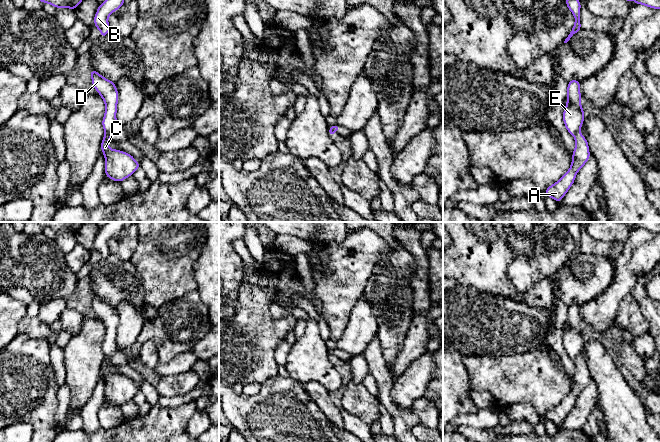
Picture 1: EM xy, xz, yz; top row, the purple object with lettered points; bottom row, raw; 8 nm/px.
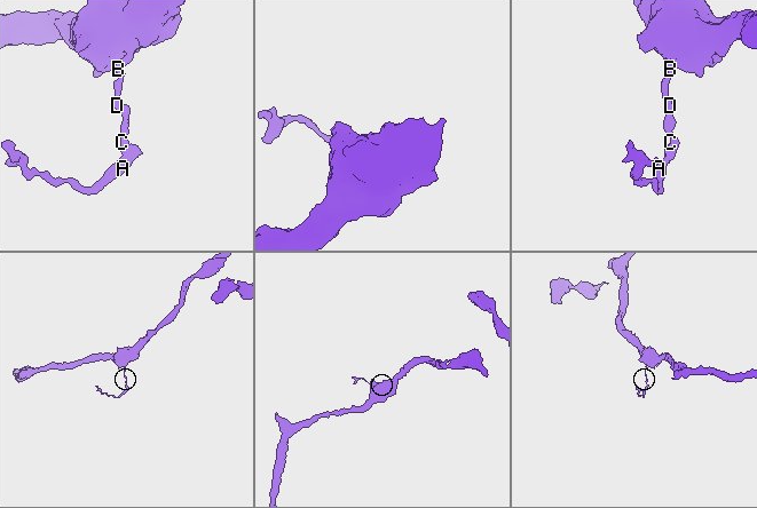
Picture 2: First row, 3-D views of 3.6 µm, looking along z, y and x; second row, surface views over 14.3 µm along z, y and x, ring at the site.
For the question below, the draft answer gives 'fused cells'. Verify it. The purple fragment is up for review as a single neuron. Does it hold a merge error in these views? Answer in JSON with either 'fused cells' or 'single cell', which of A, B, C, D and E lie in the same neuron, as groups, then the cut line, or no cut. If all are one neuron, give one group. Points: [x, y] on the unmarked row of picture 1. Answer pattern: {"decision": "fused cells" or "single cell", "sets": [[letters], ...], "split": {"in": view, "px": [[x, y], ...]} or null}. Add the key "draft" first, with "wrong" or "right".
{"draft": "right", "decision": "fused cells", "sets": [["A", "C"], ["B", "D", "E"]], "split": {"in": "yz", "px": [[579, 352], [573, 359]]}}

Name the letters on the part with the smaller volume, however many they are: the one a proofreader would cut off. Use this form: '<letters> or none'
A, C

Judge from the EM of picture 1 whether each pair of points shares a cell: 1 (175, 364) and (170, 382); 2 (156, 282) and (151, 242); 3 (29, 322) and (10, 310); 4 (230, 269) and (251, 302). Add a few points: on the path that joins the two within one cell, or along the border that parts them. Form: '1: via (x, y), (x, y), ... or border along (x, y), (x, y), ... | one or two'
1: border along (191, 369), (177, 374), (165, 375), (161, 378) | two
2: via (156, 272), (156, 252) | one
3: border along (26, 315), (18, 325), (18, 333) | two
4: border along (243, 281), (240, 286), (237, 304), (234, 308) | two

